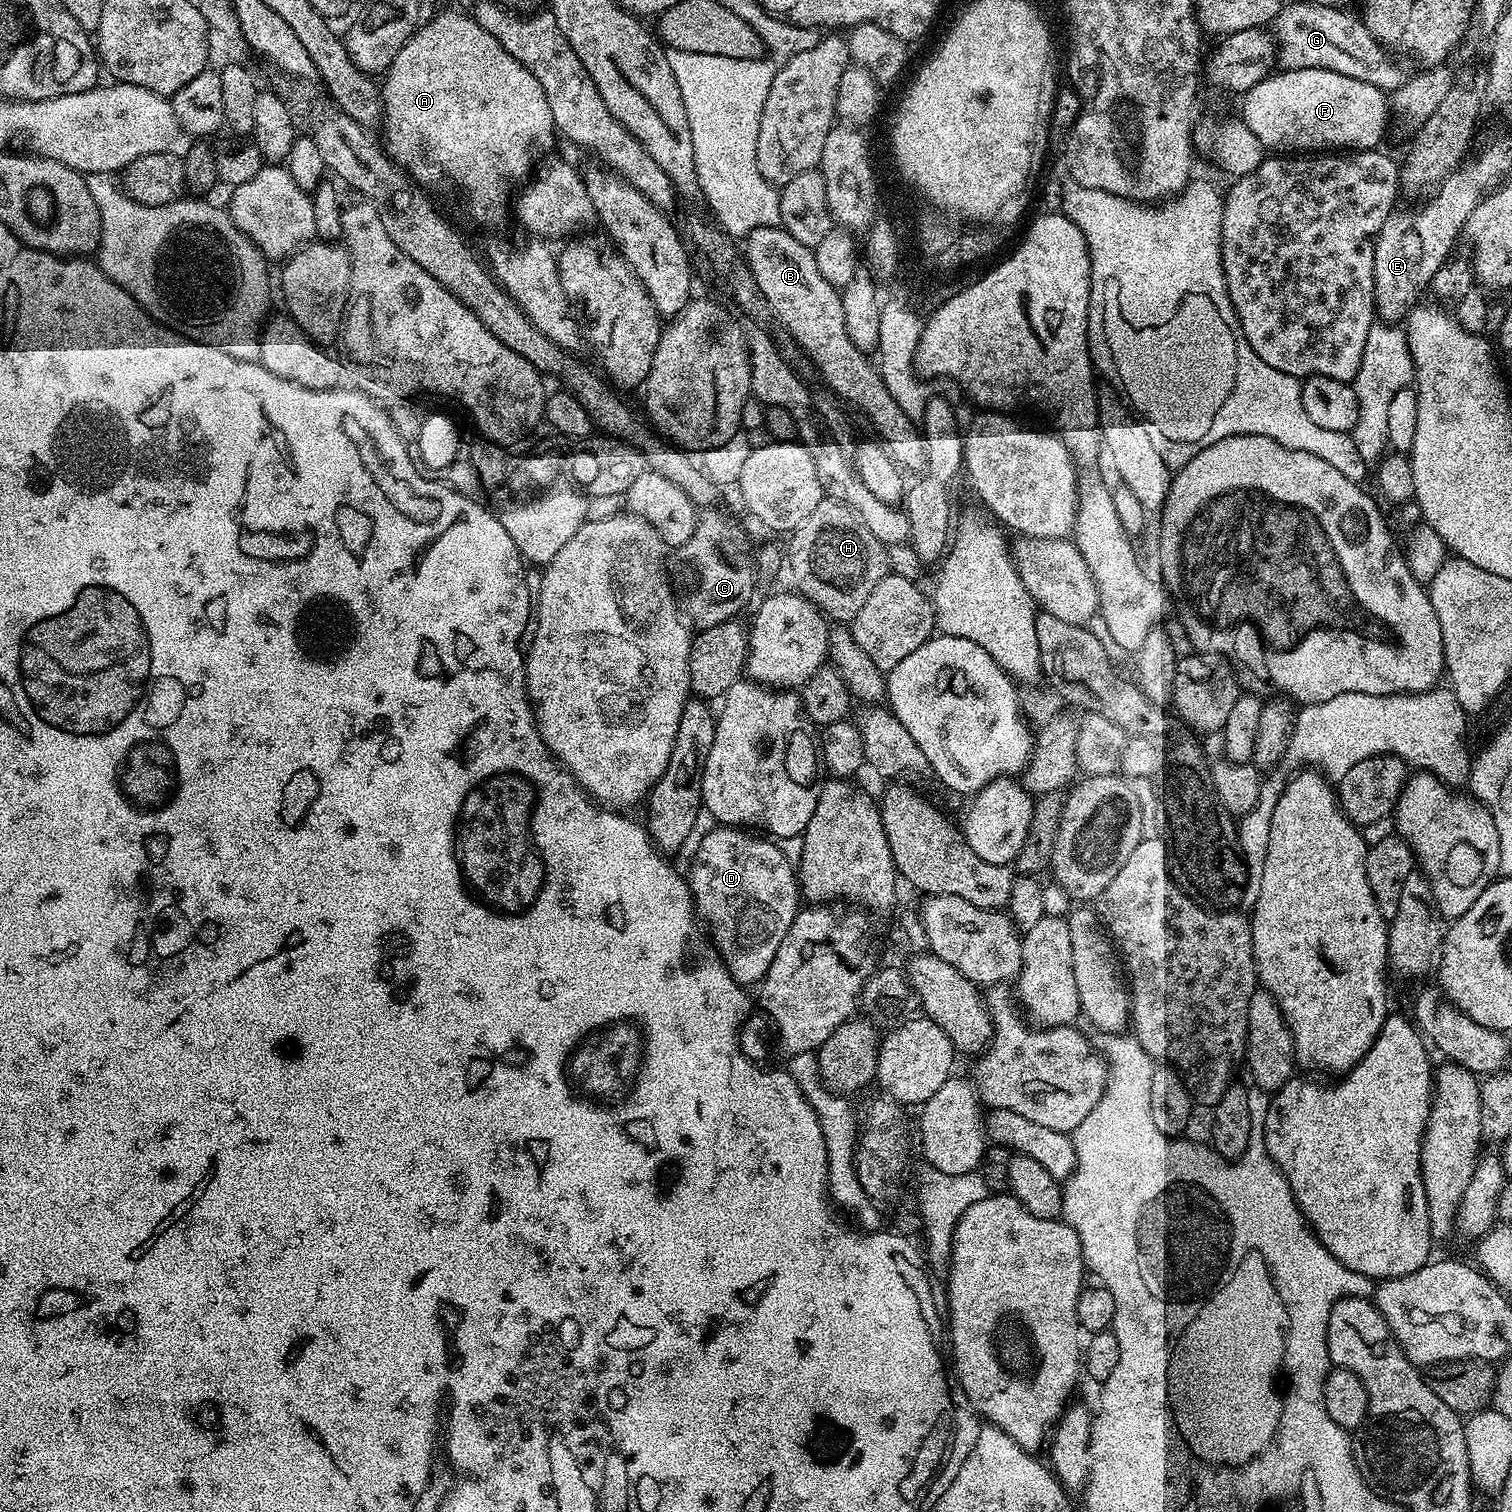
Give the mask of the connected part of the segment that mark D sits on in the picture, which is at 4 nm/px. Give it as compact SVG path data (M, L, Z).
M716 826L702 838L700 849L691 857L689 864L692 865L688 872L686 868L695 915L708 920L713 938L720 943L719 959L741 986L755 985L763 980L766 970L770 970L770 962L774 962L774 954L778 954L778 946L782 946L782 938L786 938L786 930L790 930L790 922L794 922L802 904L797 869L776 844L779 843L748 830Z

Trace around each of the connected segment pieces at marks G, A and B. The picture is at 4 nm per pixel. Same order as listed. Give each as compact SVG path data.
M1314 2L1285 3L1270 28L1279 67L1290 71L1321 68L1323 71L1333 71L1334 74L1357 79L1358 82L1369 83L1384 94L1391 94L1404 84L1406 73L1366 30L1363 19L1356 17L1355 20L1354 17L1347 16L1348 14L1344 10L1318 7Z
M449 6L445 12L438 13L433 20L425 19L417 28L415 34L408 39L408 44L402 48L394 58L394 62L389 66L382 80L383 128L384 140L382 138L382 144L388 156L401 169L406 170L407 175L417 185L440 184L445 176L454 187L461 188L464 191L465 198L469 200L468 212L480 224L492 224L495 220L503 218L504 207L507 204L509 207L510 204L508 183L511 180L520 180L523 176L529 175L528 177L531 177L537 171L541 161L549 155L547 152L555 146L556 140L558 141L556 123L550 114L550 102L546 102L546 94L542 94L542 86L538 86L538 78L534 78L534 74L530 74L530 70L526 70L526 66L522 66L522 62L518 62L518 58L514 58L514 54L506 51L498 42L498 38L494 38L489 32L482 30L482 26L478 26L478 22L474 22L467 12L457 10L452 6Z
M780 226L754 230L746 237L745 244L748 244L744 248L748 255L746 265L764 296L765 305L780 319L783 331L791 336L806 360L808 356L809 362L820 371L829 388L827 391L845 405L853 404L872 423L896 465L904 470L922 467L926 457L925 439L914 421L890 396L877 365L850 342L850 334L846 334L844 325L841 293L822 278L815 251L795 240Z

